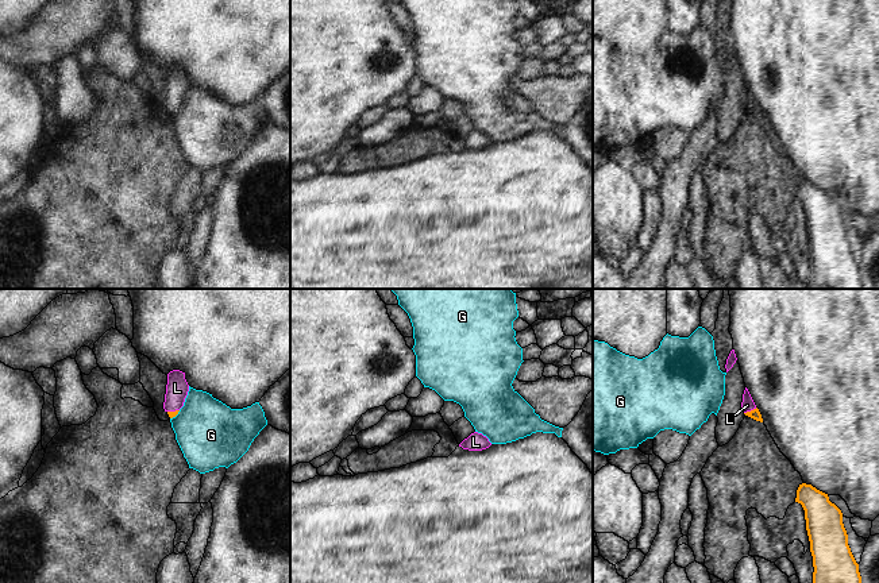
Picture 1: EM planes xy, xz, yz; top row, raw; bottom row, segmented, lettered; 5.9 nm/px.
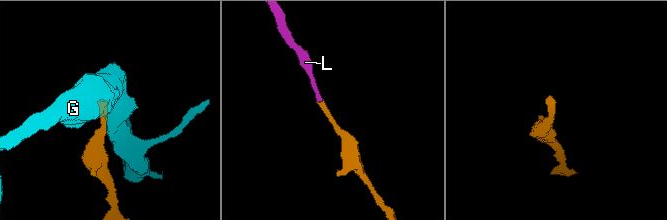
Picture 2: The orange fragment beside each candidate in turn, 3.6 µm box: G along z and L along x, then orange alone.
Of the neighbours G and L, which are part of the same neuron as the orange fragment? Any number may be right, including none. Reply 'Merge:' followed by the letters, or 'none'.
Merge: L

